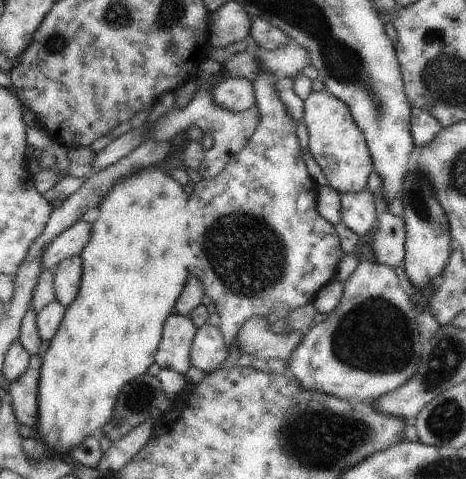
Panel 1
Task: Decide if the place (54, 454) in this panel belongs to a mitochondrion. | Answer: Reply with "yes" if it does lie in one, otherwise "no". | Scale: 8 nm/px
no

